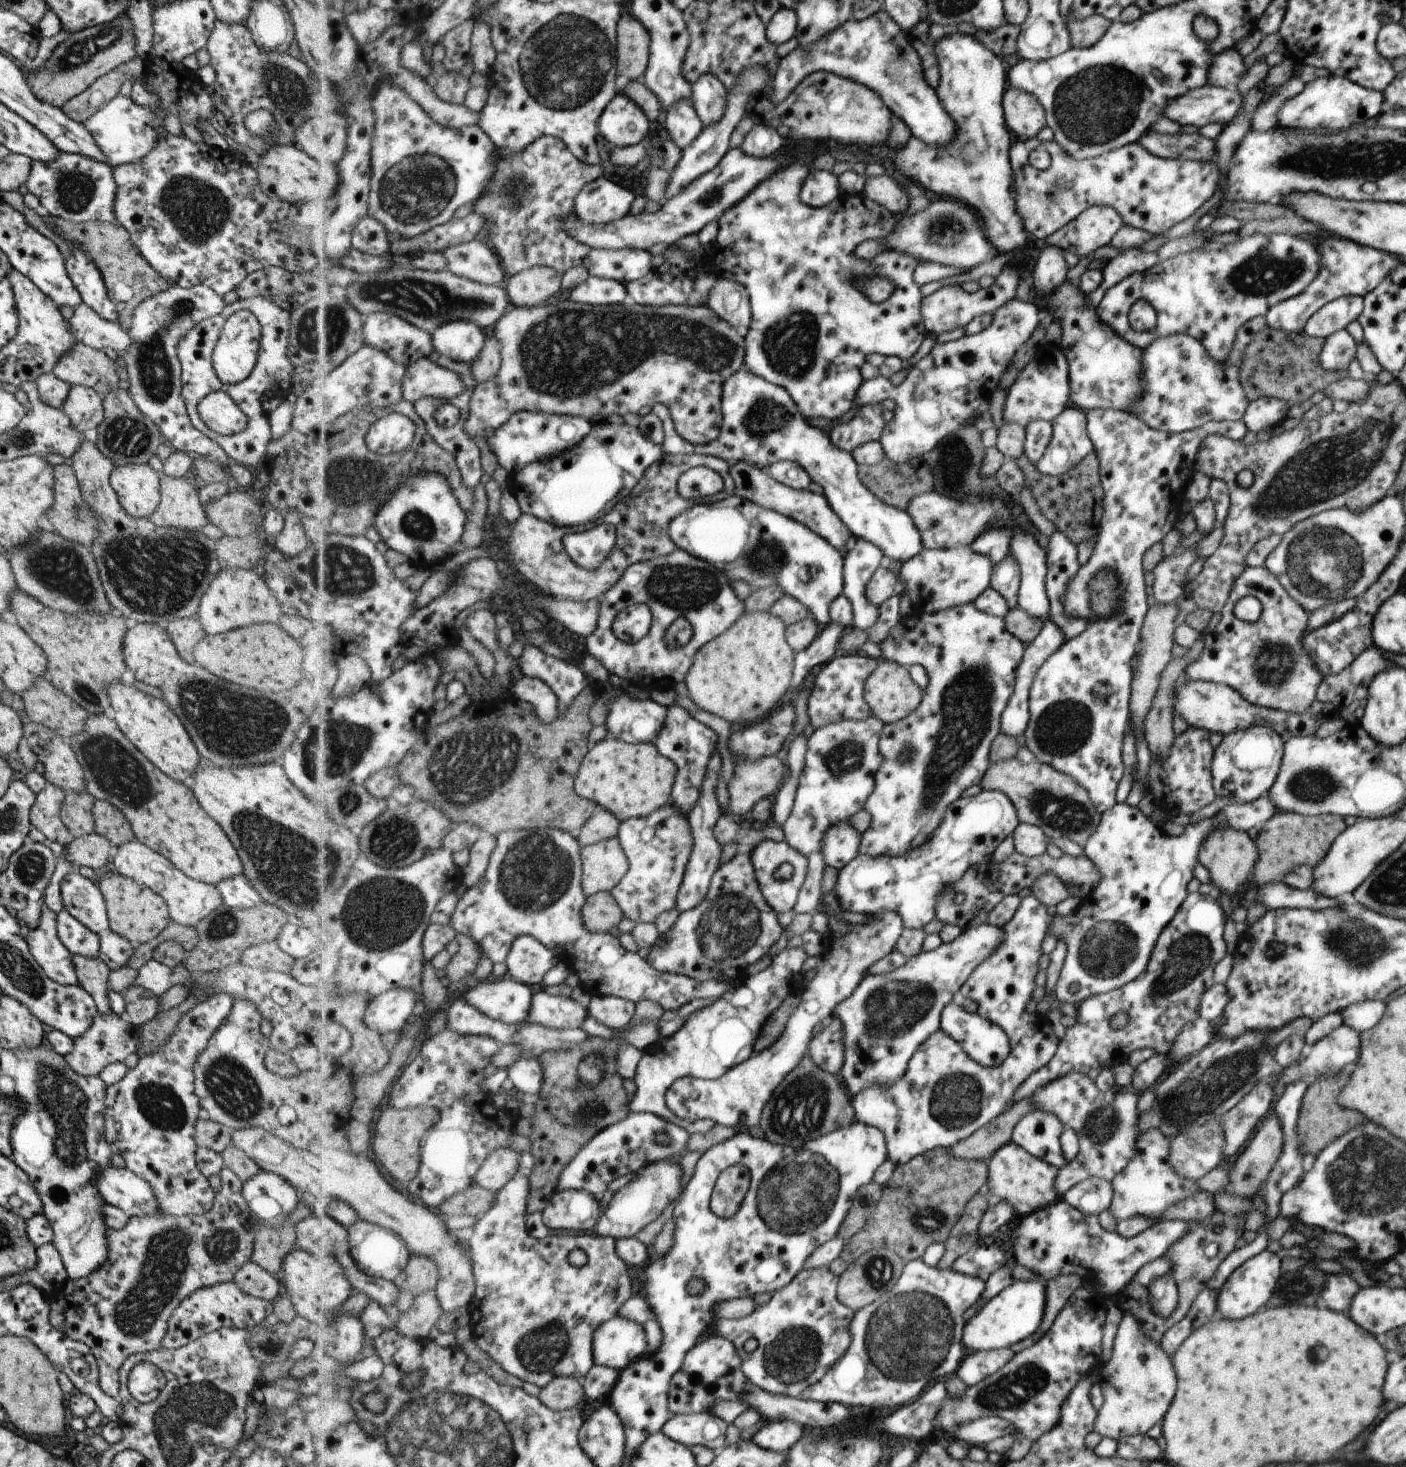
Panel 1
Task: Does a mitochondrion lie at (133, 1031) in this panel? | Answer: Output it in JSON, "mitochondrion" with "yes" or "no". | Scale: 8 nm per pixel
{"mitochondrion":"no"}

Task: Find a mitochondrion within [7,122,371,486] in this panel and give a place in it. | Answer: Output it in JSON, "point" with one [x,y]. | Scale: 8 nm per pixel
{"point":[194,210]}

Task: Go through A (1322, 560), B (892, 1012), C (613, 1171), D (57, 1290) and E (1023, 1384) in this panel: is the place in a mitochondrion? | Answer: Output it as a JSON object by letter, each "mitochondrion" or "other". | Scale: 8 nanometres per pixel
{"A":"mitochondrion","B":"mitochondrion","C":"other","D":"other","E":"mitochondrion"}

